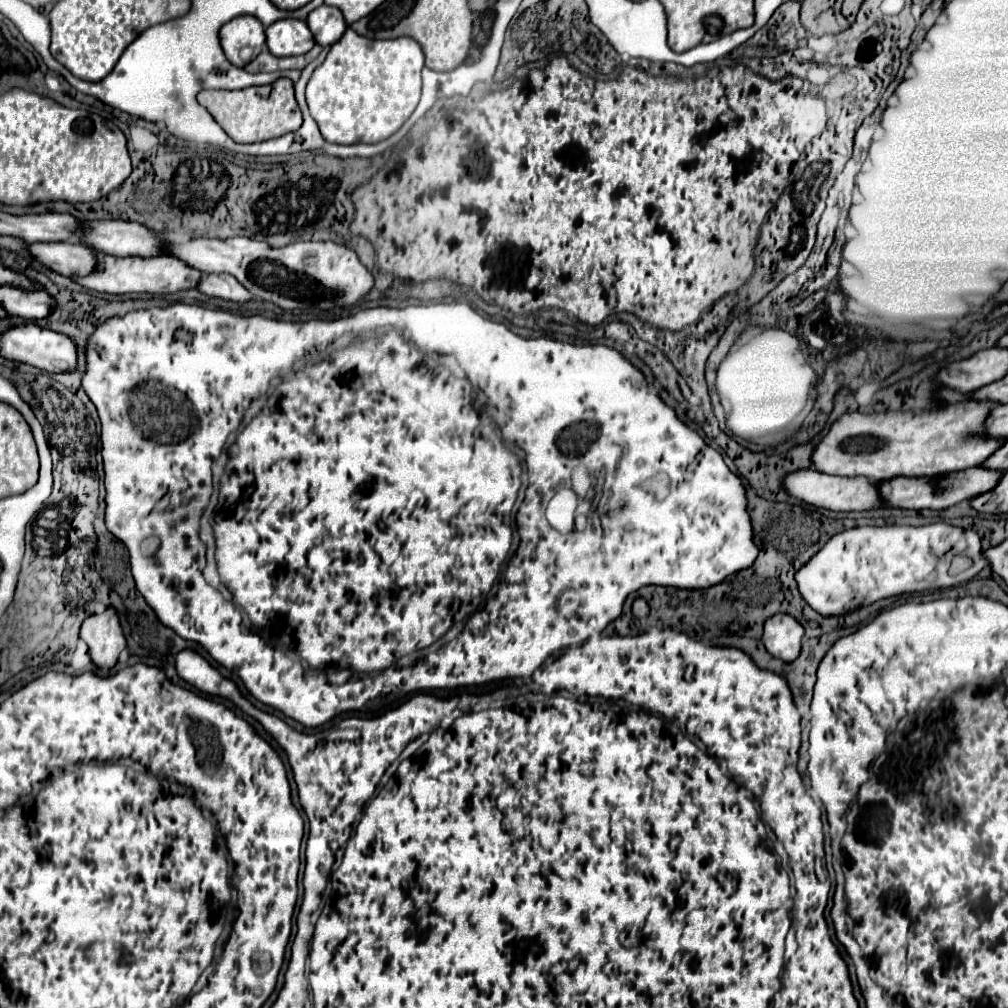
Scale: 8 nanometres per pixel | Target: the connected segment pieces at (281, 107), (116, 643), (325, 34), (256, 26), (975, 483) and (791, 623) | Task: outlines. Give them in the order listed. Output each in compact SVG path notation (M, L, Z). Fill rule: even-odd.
M277 79L273 85L247 87L241 91L201 91L197 101L213 115L223 131L237 143L259 143L301 127L301 111L293 95L291 79Z
M107 609L101 615L91 615L83 621L81 639L89 647L91 661L99 669L115 667L119 653L125 649L125 637L119 625L115 609Z
M327 5L313 9L307 17L307 25L309 25L315 41L323 47L337 43L347 29L343 13L337 7L327 7Z
M241 15L237 19L231 19L225 23L219 31L221 47L225 51L225 57L235 67L245 67L251 59L255 59L261 51L261 45L265 43L265 29L257 17ZM249 47L251 57L241 57L241 49Z
M965 469L959 473L949 473L943 477L921 477L921 479L911 479L911 477L895 477L893 481L883 481L881 487L881 497L885 503L891 507L901 507L901 509L947 509L951 505L957 505L961 501L973 499L981 493L991 491L999 479L1003 477L1003 471L993 471L993 469Z
M779 613L769 617L769 621L765 621L763 643L773 657L789 663L789 661L795 661L801 653L803 633L805 631L797 619L785 613Z

